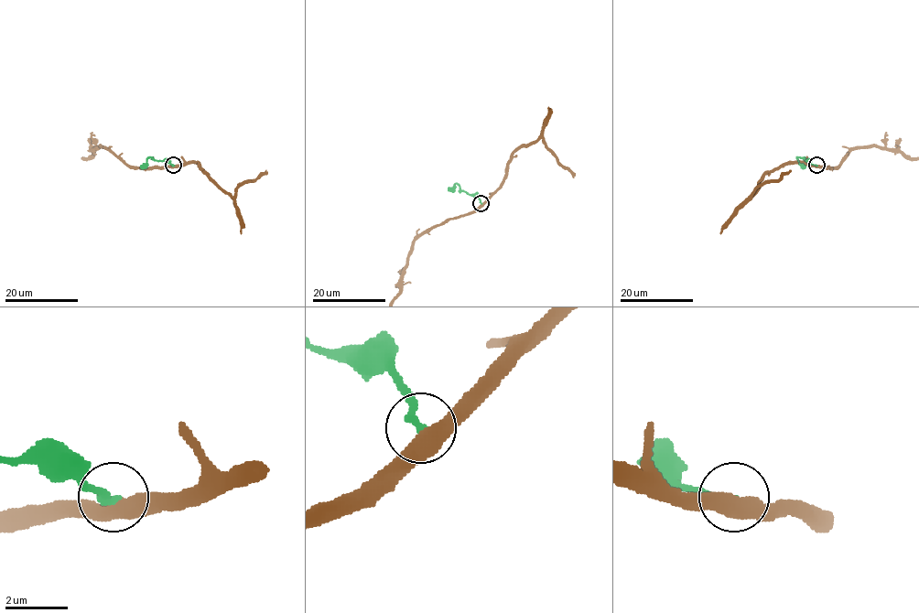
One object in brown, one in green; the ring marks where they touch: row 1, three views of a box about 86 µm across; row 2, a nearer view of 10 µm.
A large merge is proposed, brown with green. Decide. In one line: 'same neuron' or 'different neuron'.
different neuron

